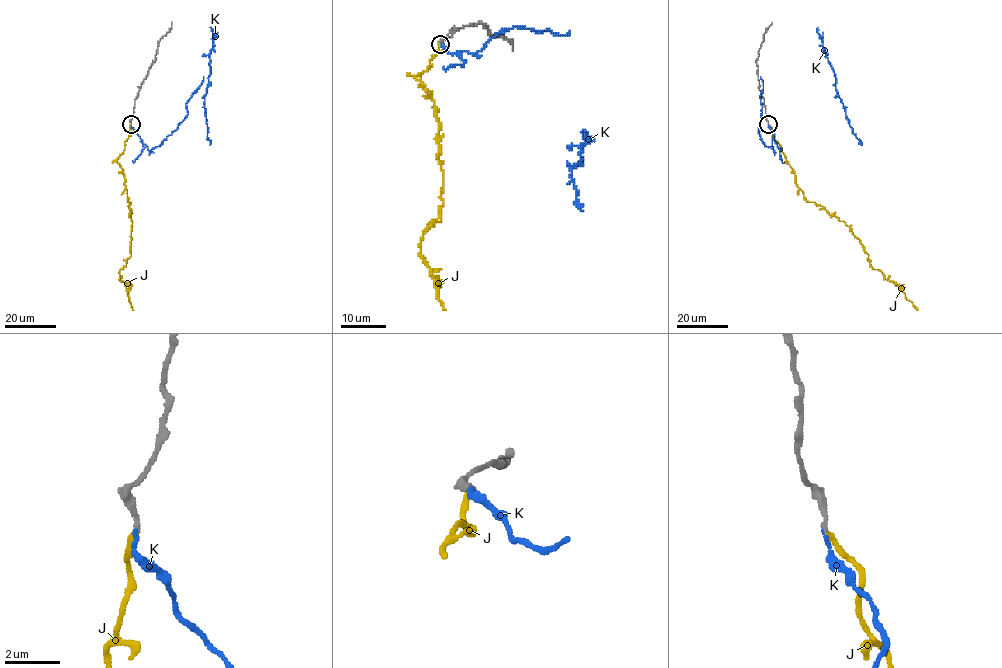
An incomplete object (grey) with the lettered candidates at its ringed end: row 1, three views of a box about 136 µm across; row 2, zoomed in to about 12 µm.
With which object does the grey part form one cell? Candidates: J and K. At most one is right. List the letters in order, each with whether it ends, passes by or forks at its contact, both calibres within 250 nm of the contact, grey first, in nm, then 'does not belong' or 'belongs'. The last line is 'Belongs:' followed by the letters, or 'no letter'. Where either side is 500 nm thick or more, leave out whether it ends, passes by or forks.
J: it ends; calibres 200 and 180 nm; belongs
K: it ends; calibres 200 and 150 nm; does not belong
Belongs: J

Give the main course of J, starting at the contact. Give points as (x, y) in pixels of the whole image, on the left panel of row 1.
J: (130, 124), (124, 150), (116, 162), (124, 176), (132, 221), (130, 255), (119, 274), (128, 290), (132, 309)

